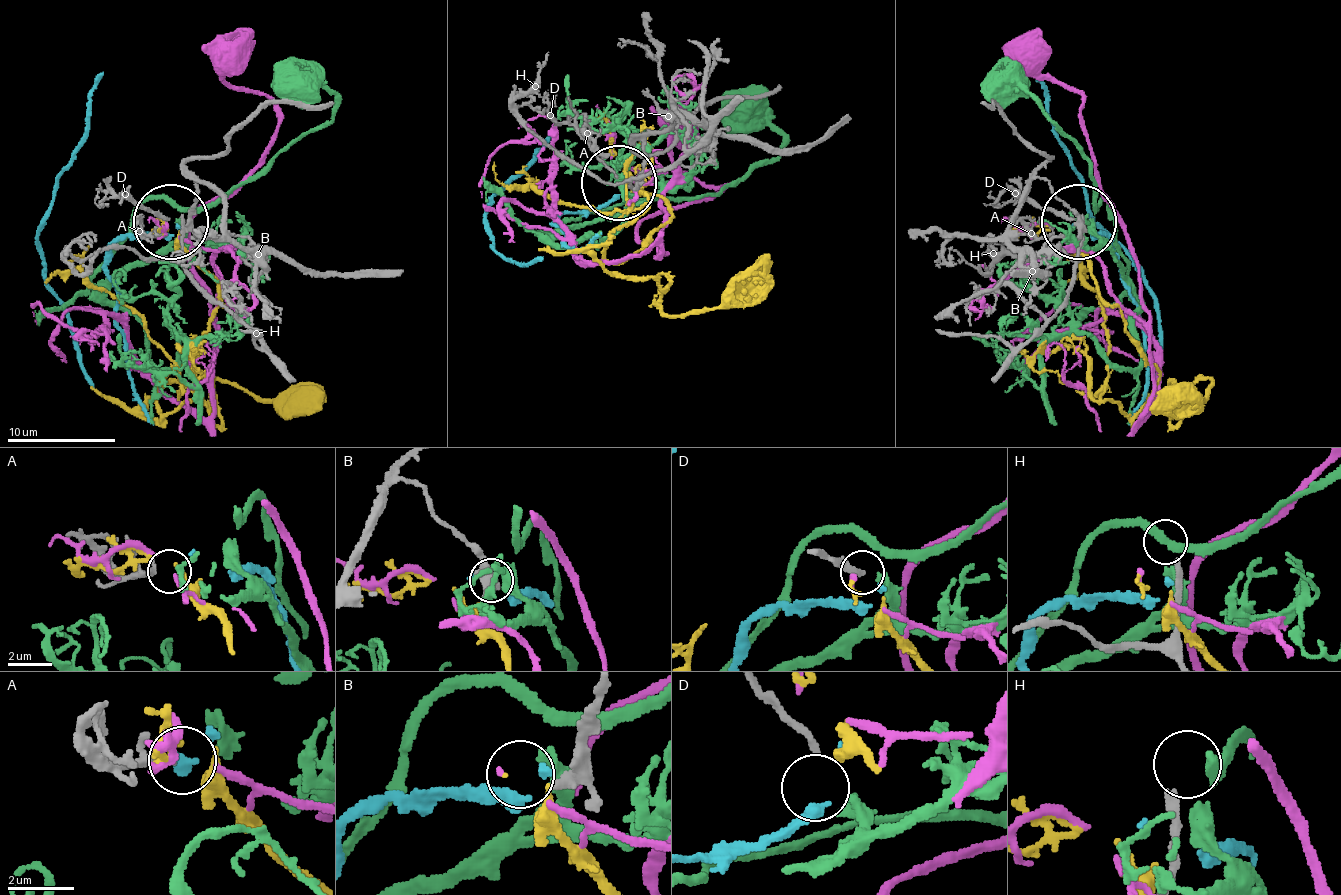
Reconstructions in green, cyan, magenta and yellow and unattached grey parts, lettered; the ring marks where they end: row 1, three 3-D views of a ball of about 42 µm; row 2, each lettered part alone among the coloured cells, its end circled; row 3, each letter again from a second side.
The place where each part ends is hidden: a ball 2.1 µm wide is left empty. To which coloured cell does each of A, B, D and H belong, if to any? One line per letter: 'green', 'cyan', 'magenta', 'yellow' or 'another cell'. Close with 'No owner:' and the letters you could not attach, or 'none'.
A: yellow
B: another cell
D: green
H: another cell
No owner: B, H

